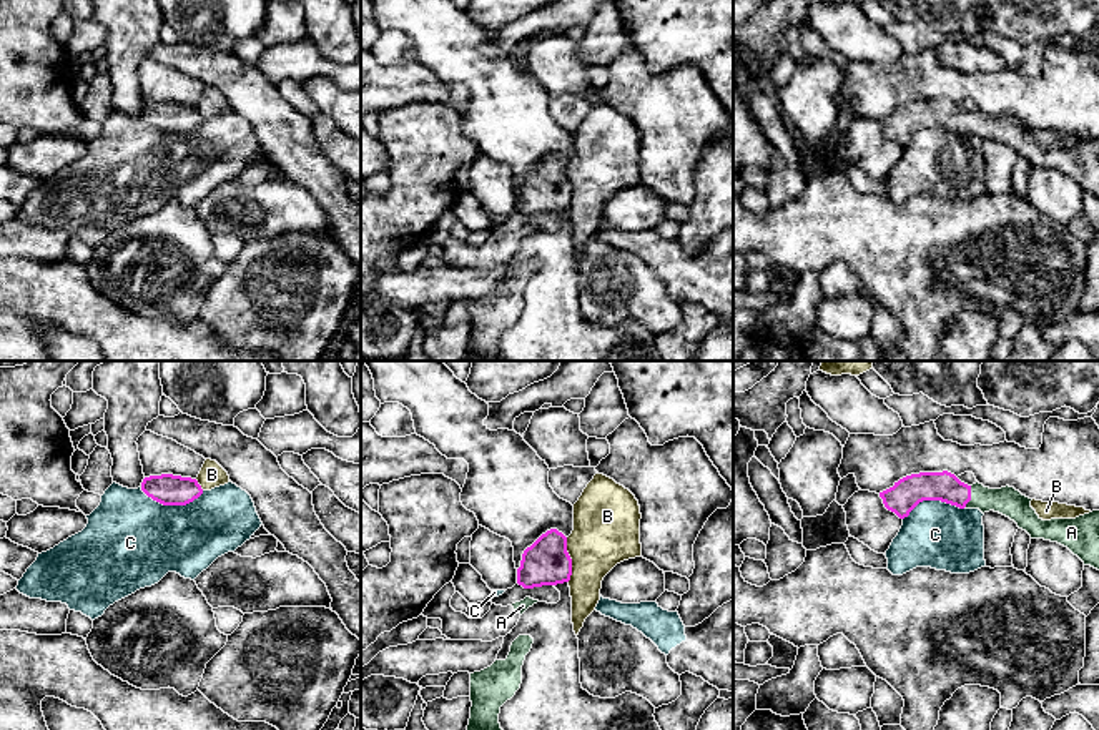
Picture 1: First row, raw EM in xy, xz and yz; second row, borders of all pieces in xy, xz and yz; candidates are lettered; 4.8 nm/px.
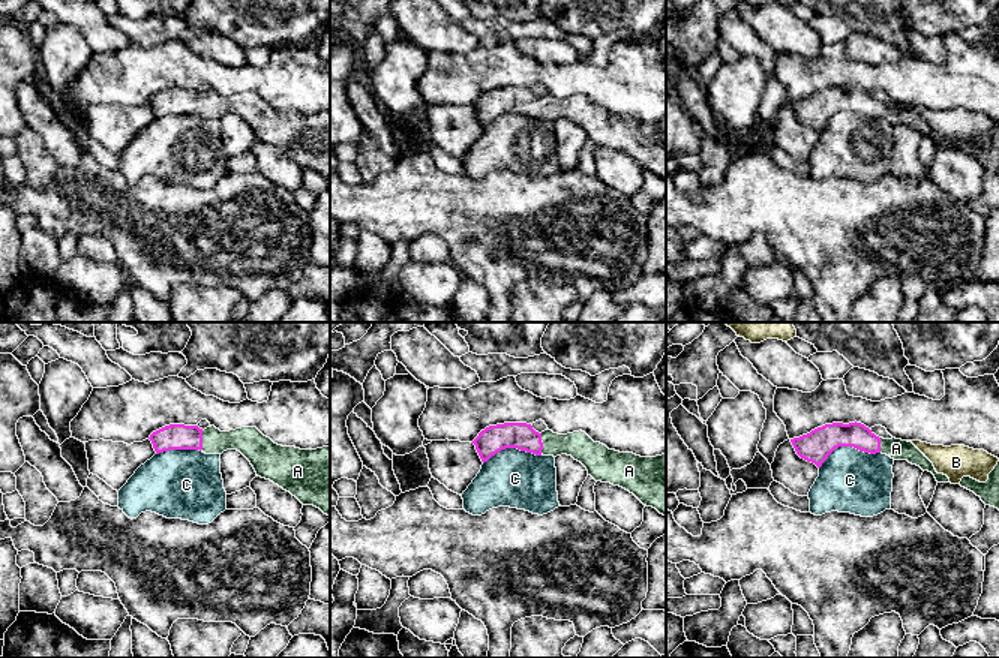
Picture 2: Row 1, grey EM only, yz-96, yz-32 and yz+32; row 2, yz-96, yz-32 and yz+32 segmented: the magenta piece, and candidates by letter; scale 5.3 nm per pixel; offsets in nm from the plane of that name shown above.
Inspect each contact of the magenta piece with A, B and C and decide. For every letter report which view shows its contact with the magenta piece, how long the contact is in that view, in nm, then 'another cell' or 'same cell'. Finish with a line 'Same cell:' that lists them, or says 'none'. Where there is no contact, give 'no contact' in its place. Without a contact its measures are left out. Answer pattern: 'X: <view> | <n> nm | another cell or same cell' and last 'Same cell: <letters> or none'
A: yz | 110 nm | same cell
B: xz | 220 nm | another cell
C: xy | 320 nm | another cell
Same cell: A

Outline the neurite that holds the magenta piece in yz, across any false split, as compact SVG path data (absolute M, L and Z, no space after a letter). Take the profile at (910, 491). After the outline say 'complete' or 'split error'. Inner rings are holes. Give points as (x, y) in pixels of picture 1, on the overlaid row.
M948 471L906 476L880 492L880 497L899 519L908 517L923 501L979 509L983 514L994 511L1014 520L1031 539L1057 542L1077 555L1084 565L1099 570L1099 511L1076 519L1042 520L1031 507L1032 499L1014 487L989 489L979 482L968 486Z | split error

